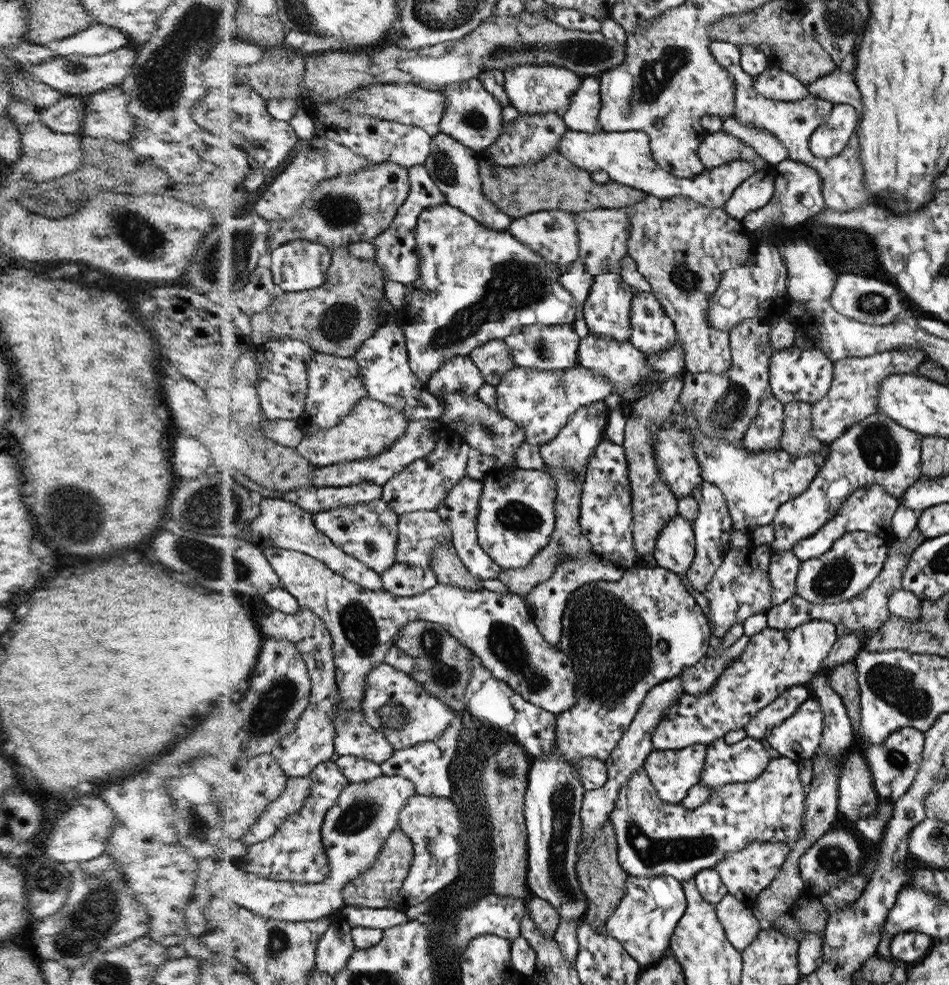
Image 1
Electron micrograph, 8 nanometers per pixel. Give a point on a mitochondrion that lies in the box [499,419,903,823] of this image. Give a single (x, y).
(609, 647)

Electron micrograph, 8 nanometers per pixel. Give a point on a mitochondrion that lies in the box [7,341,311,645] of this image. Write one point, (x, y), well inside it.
(210, 504)

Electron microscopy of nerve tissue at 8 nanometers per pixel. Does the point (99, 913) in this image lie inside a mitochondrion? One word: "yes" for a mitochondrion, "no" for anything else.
yes

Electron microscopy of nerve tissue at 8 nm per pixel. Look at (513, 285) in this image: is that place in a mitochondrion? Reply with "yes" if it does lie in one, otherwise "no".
yes

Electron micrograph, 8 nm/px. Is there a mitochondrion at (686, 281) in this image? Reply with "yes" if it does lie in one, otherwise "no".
yes

